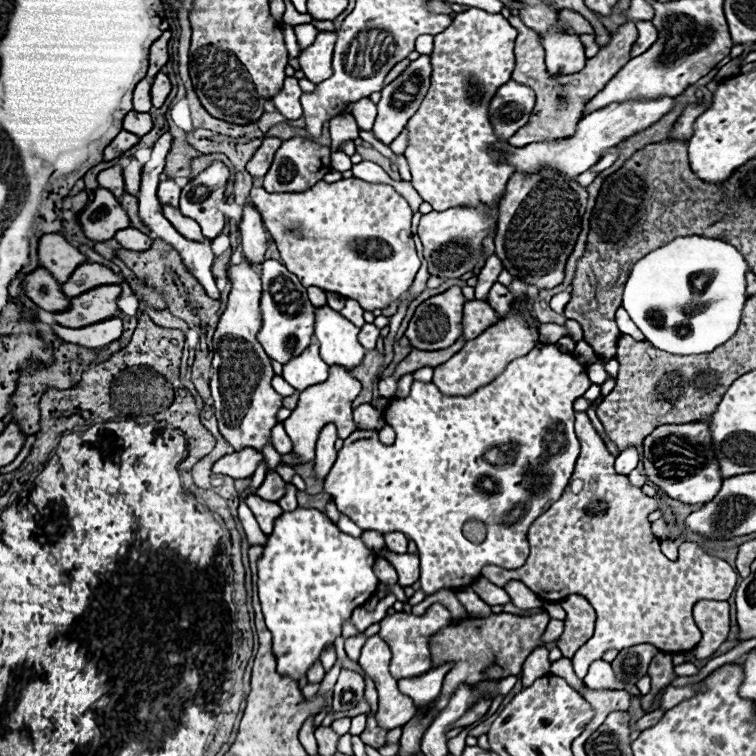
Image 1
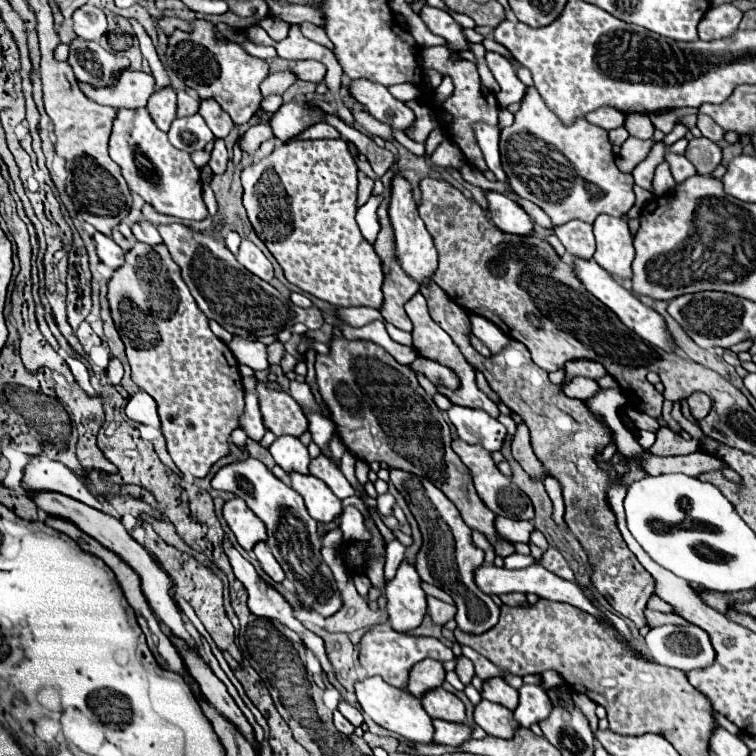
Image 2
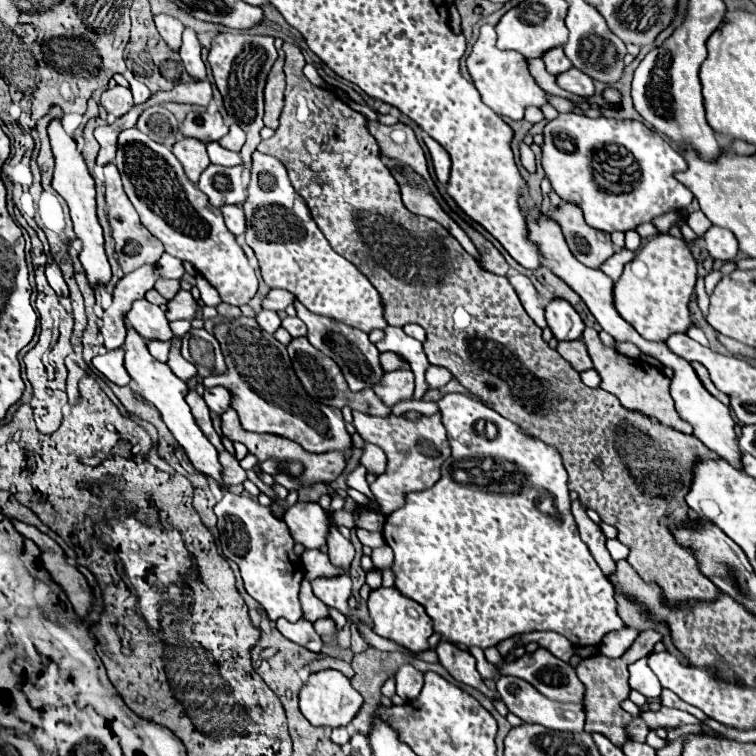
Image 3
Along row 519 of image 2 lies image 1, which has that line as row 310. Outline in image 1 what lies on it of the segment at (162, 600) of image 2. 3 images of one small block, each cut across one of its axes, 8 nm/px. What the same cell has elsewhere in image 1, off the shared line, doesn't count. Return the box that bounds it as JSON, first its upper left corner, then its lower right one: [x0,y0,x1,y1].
[54,284,122,328]

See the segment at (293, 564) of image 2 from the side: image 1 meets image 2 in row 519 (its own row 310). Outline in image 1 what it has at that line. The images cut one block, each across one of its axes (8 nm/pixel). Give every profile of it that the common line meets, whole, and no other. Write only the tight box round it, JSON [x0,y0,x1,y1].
[258,260,314,362]

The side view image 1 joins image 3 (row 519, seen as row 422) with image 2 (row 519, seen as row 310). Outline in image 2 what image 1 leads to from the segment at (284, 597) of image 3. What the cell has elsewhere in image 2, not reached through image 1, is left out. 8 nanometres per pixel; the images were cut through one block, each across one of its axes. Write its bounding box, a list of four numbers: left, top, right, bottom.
[222,498,266,550]

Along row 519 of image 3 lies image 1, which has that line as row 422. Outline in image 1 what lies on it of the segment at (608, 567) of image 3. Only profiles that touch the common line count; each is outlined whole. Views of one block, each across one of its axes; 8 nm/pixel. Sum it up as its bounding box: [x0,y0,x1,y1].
[482,412,736,678]

